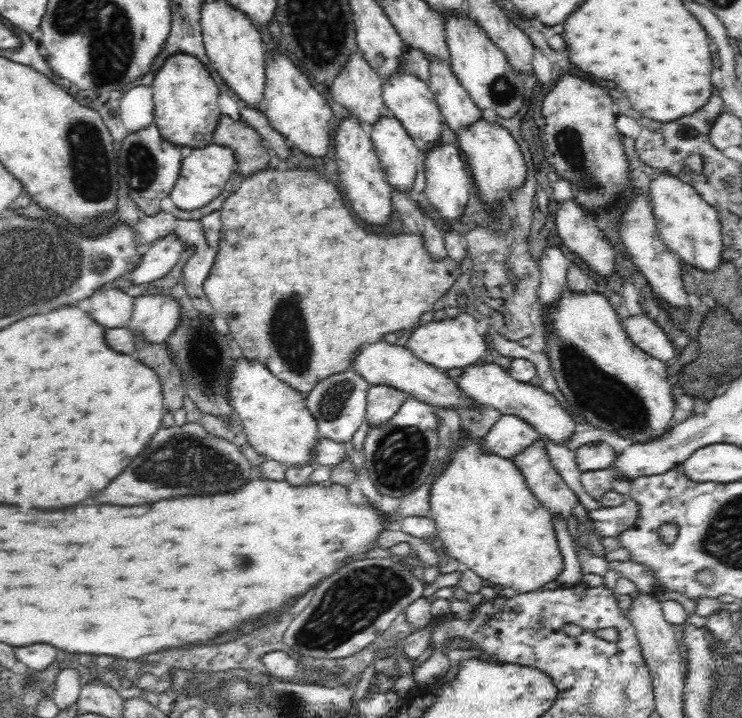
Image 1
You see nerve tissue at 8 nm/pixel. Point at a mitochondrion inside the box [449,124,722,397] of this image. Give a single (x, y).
(569, 146)

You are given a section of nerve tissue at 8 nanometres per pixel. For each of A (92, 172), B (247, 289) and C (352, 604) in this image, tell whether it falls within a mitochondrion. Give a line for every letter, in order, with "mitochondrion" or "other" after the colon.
A: mitochondrion
B: other
C: mitochondrion

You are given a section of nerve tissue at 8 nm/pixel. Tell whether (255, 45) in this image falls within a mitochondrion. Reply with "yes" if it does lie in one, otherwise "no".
no

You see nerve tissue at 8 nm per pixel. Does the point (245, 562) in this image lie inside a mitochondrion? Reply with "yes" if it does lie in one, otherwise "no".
no

